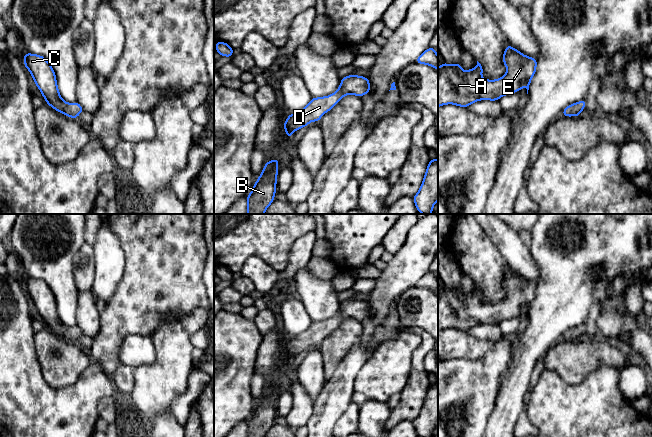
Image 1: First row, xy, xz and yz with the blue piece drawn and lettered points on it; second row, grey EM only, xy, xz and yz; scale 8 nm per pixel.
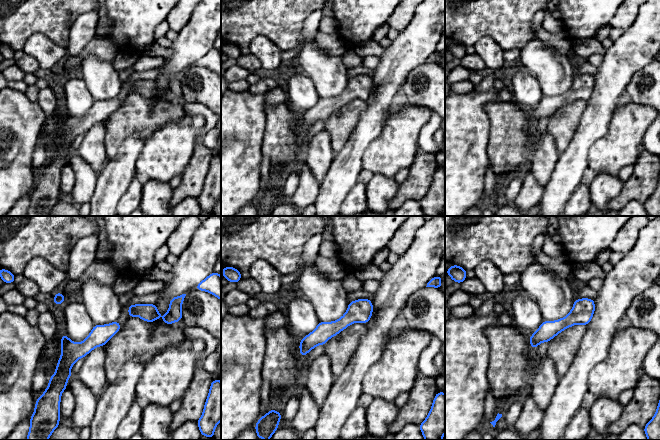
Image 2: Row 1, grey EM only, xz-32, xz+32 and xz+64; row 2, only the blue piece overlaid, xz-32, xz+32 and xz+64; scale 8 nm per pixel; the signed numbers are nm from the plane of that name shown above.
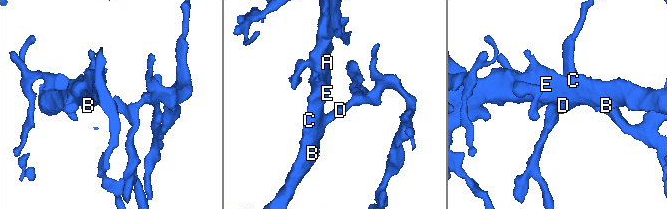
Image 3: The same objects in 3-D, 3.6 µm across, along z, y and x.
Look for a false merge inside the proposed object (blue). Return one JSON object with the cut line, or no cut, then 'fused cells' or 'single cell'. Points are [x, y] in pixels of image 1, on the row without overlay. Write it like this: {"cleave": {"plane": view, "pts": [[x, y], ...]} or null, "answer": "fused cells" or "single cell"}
{"cleave": null, "answer": "single cell"}

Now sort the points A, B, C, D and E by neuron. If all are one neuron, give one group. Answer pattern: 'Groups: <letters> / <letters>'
Groups: A B C D E

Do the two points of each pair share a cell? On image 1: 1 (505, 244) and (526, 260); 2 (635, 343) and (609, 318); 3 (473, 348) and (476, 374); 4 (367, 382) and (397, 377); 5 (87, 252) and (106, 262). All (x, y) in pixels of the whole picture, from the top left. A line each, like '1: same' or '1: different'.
1: same
2: same
3: different
4: same
5: different

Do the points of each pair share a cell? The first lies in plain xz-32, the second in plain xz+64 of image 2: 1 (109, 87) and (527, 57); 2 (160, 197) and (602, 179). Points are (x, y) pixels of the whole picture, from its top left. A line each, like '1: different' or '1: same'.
1: same
2: same

